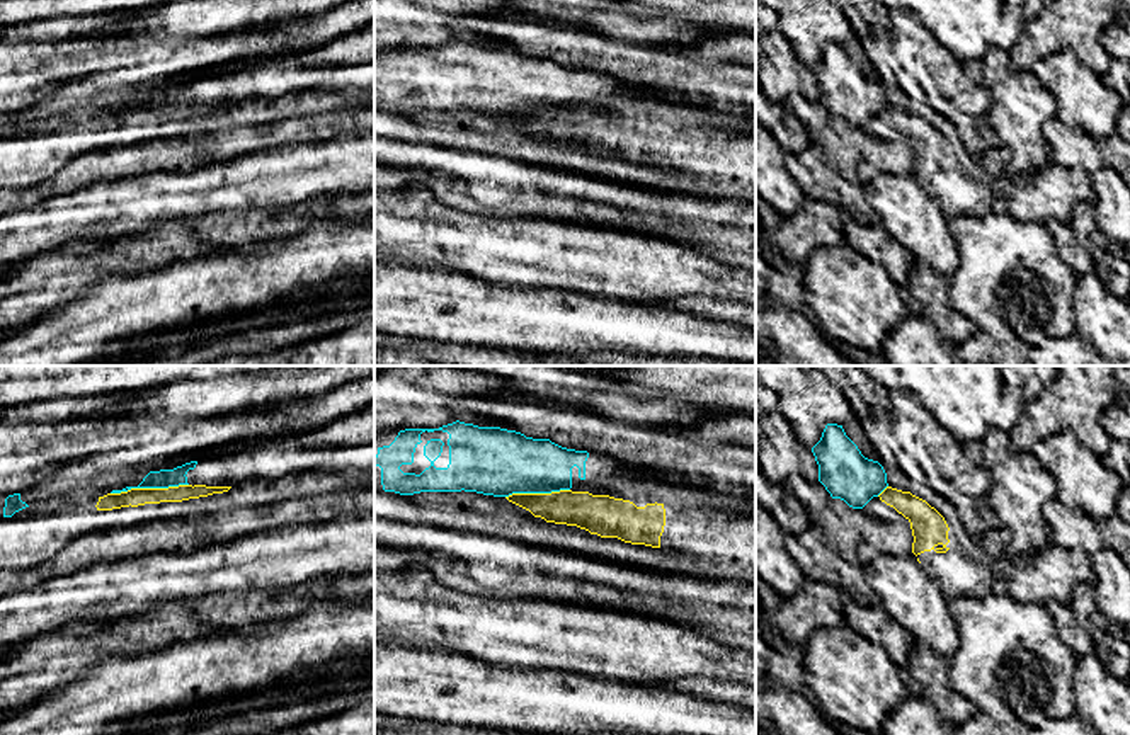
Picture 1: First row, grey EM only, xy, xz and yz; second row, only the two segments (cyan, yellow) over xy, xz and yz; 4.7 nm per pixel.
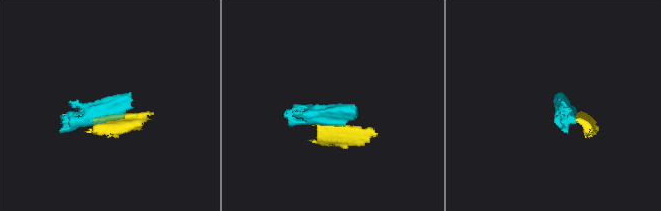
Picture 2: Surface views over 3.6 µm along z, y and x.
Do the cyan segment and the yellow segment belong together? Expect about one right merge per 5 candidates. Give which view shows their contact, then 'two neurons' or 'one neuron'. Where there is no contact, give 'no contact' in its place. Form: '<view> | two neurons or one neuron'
xy | two neurons

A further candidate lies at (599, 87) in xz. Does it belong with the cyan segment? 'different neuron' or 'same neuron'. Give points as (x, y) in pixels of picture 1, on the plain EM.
same neuron

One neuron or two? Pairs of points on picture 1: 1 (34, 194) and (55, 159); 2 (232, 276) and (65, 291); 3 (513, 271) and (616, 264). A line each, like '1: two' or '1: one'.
1: two
2: two
3: one

